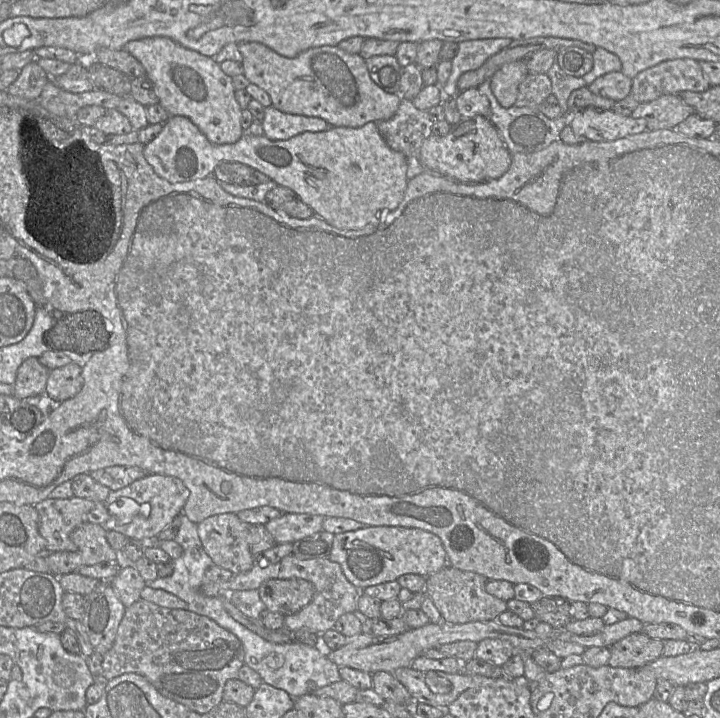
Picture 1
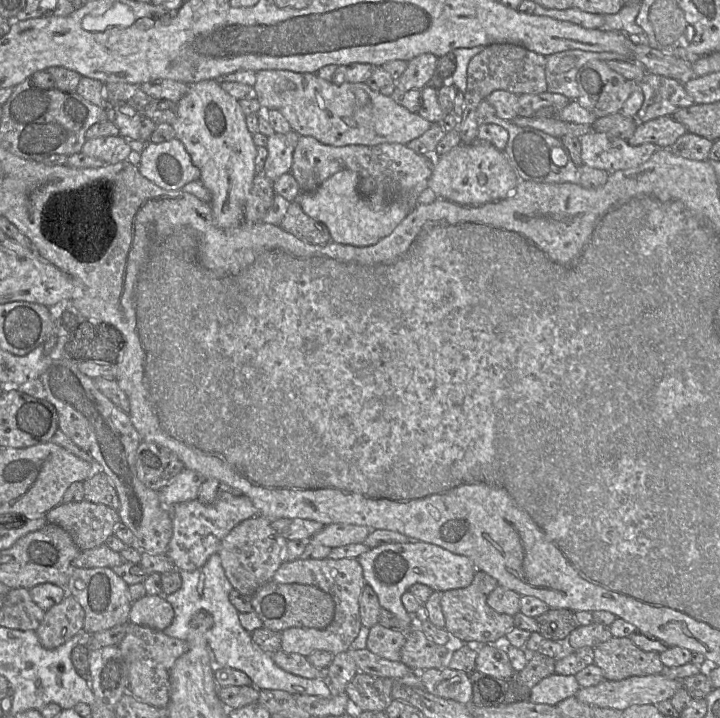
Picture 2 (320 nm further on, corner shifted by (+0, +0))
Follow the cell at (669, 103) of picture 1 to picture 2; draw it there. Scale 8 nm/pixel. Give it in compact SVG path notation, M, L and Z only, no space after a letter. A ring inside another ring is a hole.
M661 116L647 122L638 123L635 132L627 142L631 146L653 143L658 148L669 149L686 132L686 127L672 116Z

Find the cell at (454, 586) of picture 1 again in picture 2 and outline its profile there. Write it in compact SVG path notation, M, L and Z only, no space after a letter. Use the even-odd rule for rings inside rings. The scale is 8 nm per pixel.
M476 570L472 582L464 588L442 592L441 608L445 619L445 629L451 637L451 649L463 644L485 645L503 644L506 634L515 627L512 616L499 613L487 604L488 595L498 586L489 574Z

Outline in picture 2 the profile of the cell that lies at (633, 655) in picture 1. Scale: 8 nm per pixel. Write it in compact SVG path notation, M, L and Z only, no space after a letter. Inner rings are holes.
M611 637L595 646L593 663L602 670L604 680L623 680L665 671L658 652L642 650L630 637Z

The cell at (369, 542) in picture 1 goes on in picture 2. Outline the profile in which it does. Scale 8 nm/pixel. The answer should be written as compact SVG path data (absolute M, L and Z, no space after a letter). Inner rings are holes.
M423 541L389 543L370 548L356 558L362 566L367 585L377 594L382 608L392 612L401 623L401 631L408 631L416 625L413 615L403 606L401 597L415 583L423 583L433 591L444 592L468 586L475 575L476 568L471 560L452 553L436 544Z

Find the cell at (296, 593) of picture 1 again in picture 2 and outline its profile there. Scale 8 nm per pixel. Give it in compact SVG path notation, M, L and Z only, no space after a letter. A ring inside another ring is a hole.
M273 580L263 584L252 595L252 606L263 626L277 632L293 627L324 629L332 622L335 614L332 597L320 588L300 583L278 583Z

